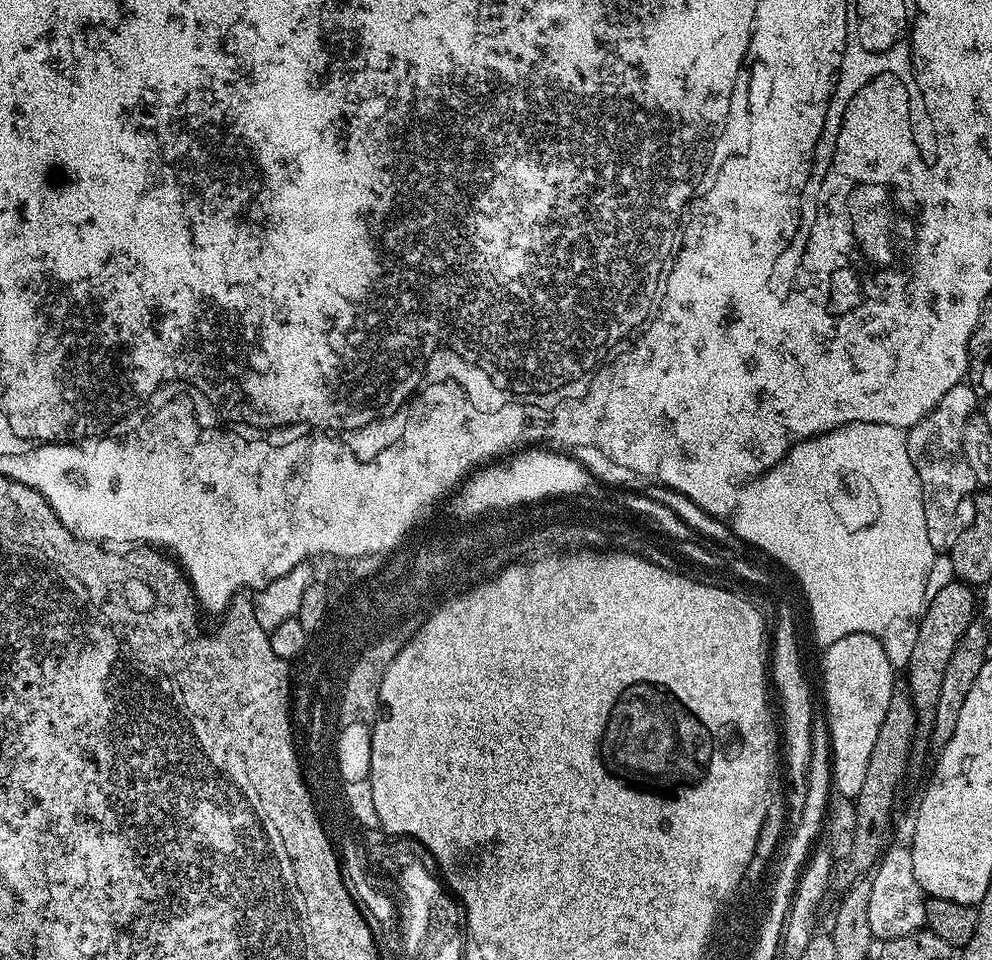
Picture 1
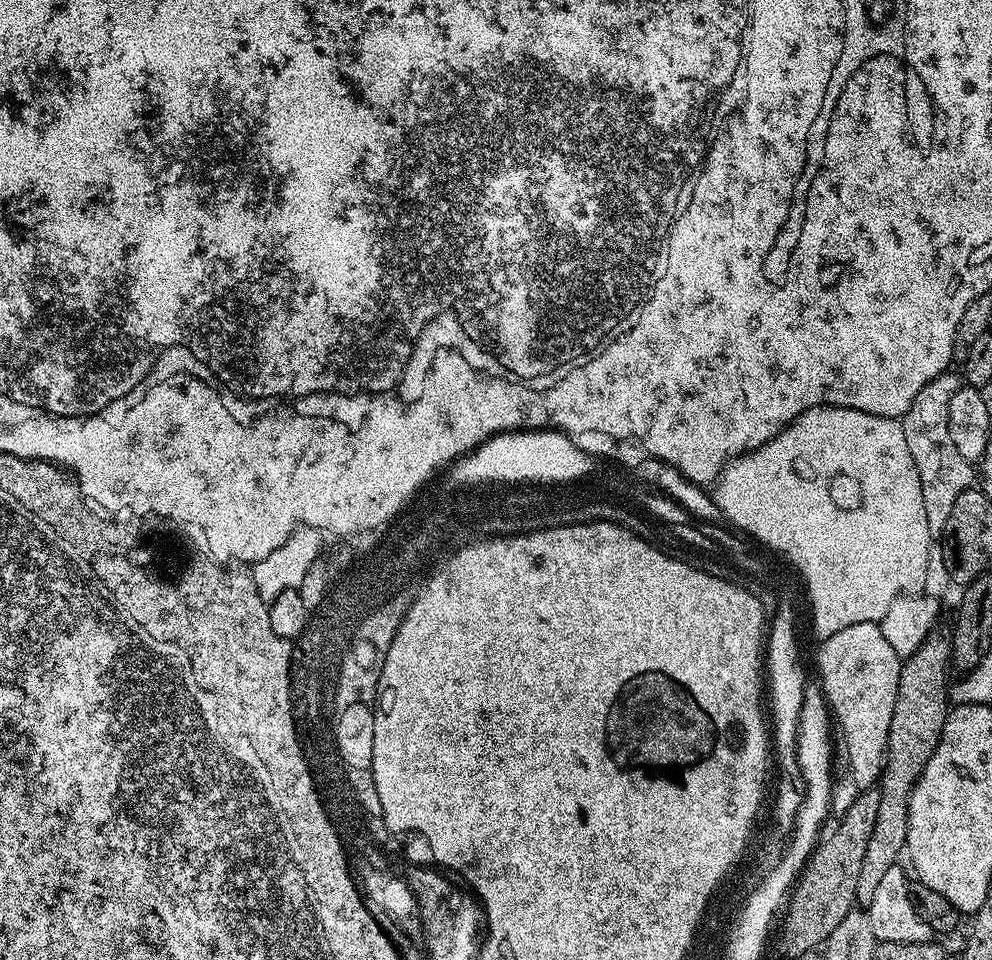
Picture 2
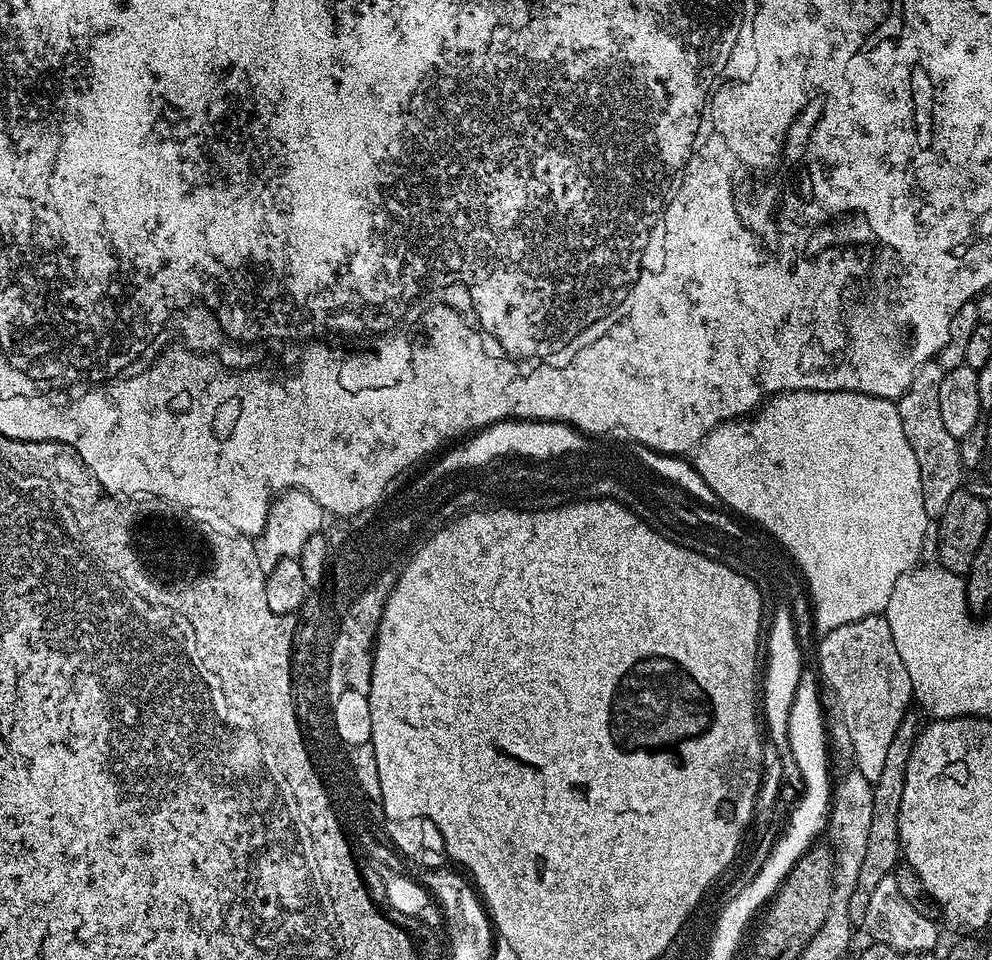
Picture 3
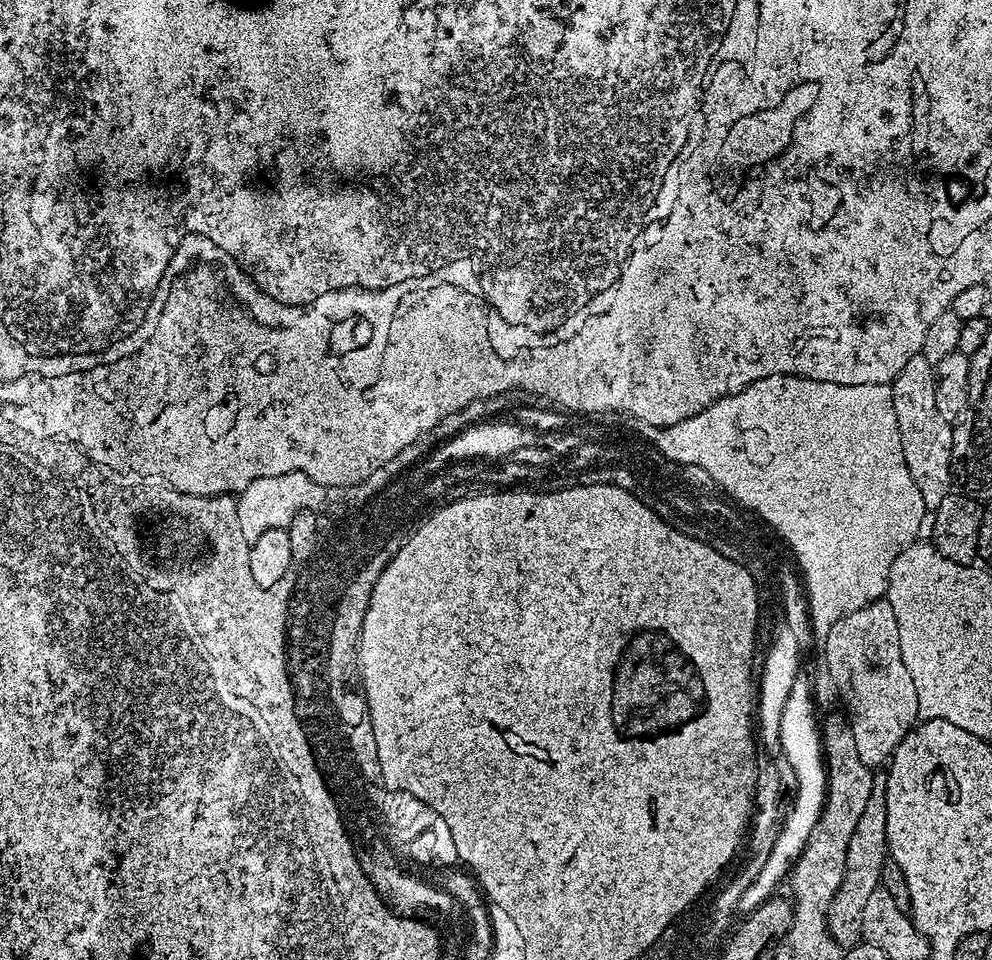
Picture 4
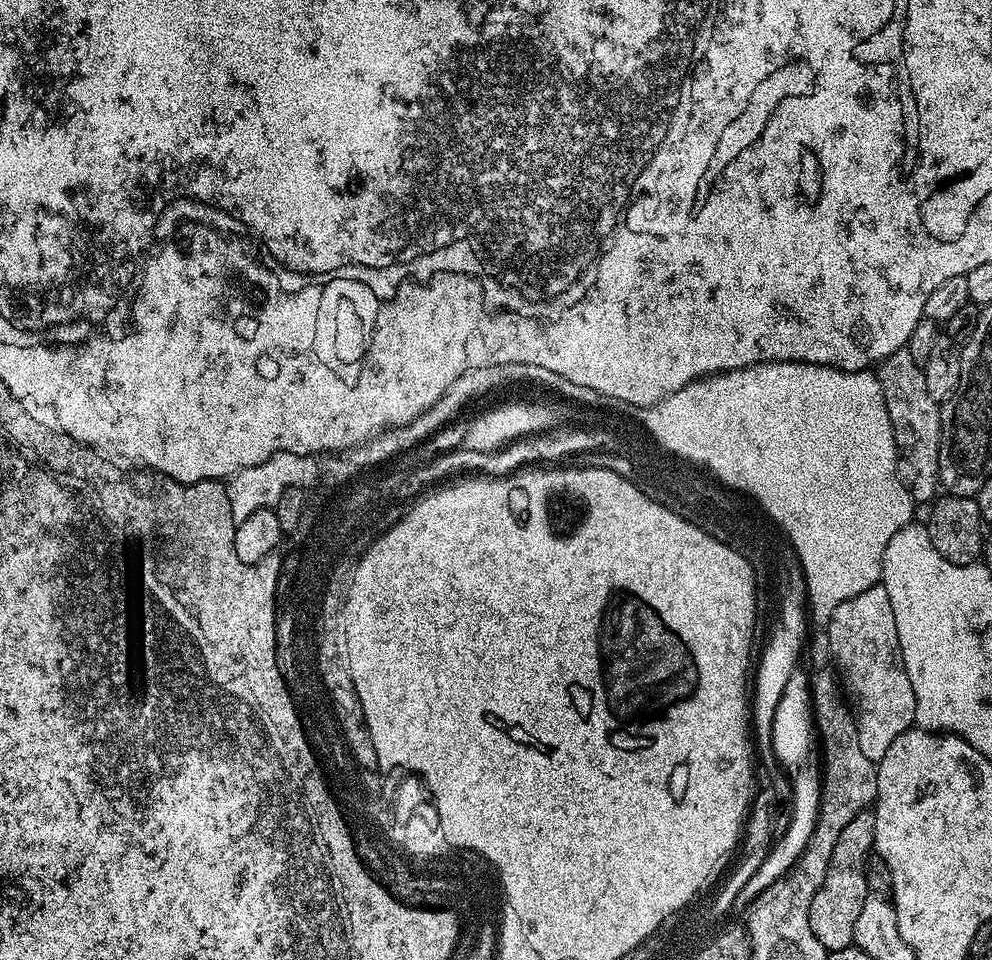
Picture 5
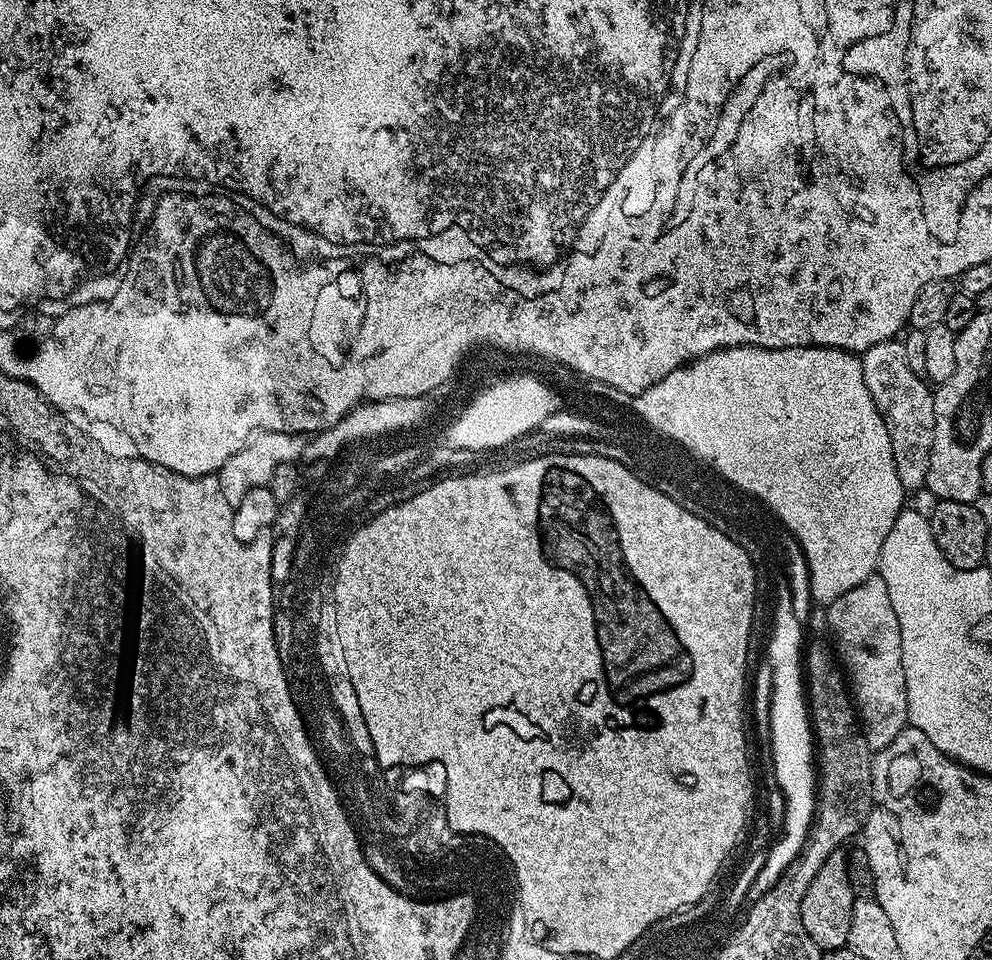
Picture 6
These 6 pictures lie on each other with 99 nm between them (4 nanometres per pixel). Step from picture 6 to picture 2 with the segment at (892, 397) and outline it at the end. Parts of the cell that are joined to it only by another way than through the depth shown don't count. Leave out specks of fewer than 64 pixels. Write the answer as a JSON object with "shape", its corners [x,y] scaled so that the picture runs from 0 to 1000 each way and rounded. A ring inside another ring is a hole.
{"shape":[[[957,385],[942,394],[929,406],[925,406],[925,415],[913,427],[909,434],[913,465],[917,465],[917,477],[921,477],[921,485],[925,485],[925,502],[929,502],[929,527],[933,530],[933,548],[938,548],[938,556],[942,560],[952,558],[952,549],[958,541],[962,522],[966,515],[981,507],[981,480],[970,477],[958,456],[956,428],[958,415],[966,410],[970,402],[970,392],[967,386]]]}

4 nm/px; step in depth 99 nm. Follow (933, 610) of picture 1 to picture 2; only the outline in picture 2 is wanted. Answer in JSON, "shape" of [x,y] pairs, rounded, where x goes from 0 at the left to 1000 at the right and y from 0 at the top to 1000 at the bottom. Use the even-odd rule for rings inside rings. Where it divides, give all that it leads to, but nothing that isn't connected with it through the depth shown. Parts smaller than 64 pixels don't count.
{"shape":[[[948,656],[935,659],[933,666],[908,691],[905,706],[905,727],[901,727],[901,748],[897,748],[897,765],[895,780],[891,786],[891,800],[887,803],[885,820],[885,849],[881,851],[881,866],[877,868],[877,877],[873,877],[873,891],[869,894],[869,906],[865,906],[865,927],[863,942],[874,944],[881,935],[881,930],[893,906],[904,903],[906,892],[912,891],[915,882],[915,836],[919,820],[929,806],[933,794],[938,794],[938,785],[942,785],[942,777],[946,777],[946,769],[950,769],[950,756],[958,741],[958,707],[952,699],[958,696],[960,668]]]}

